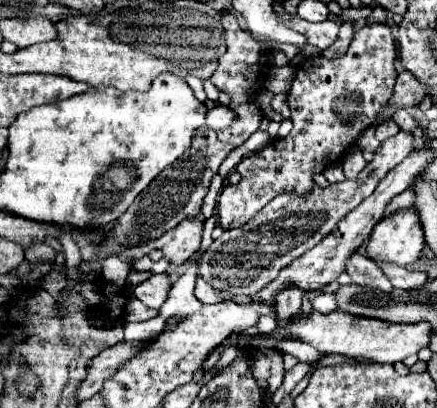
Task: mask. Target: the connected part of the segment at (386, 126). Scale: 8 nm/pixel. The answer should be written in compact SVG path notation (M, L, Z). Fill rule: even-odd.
M390 119L390 121L384 121L384 123L380 123L380 125L376 125L376 139L378 141L386 141L388 137L392 137L392 135L396 135L400 129L398 129L398 125Z

